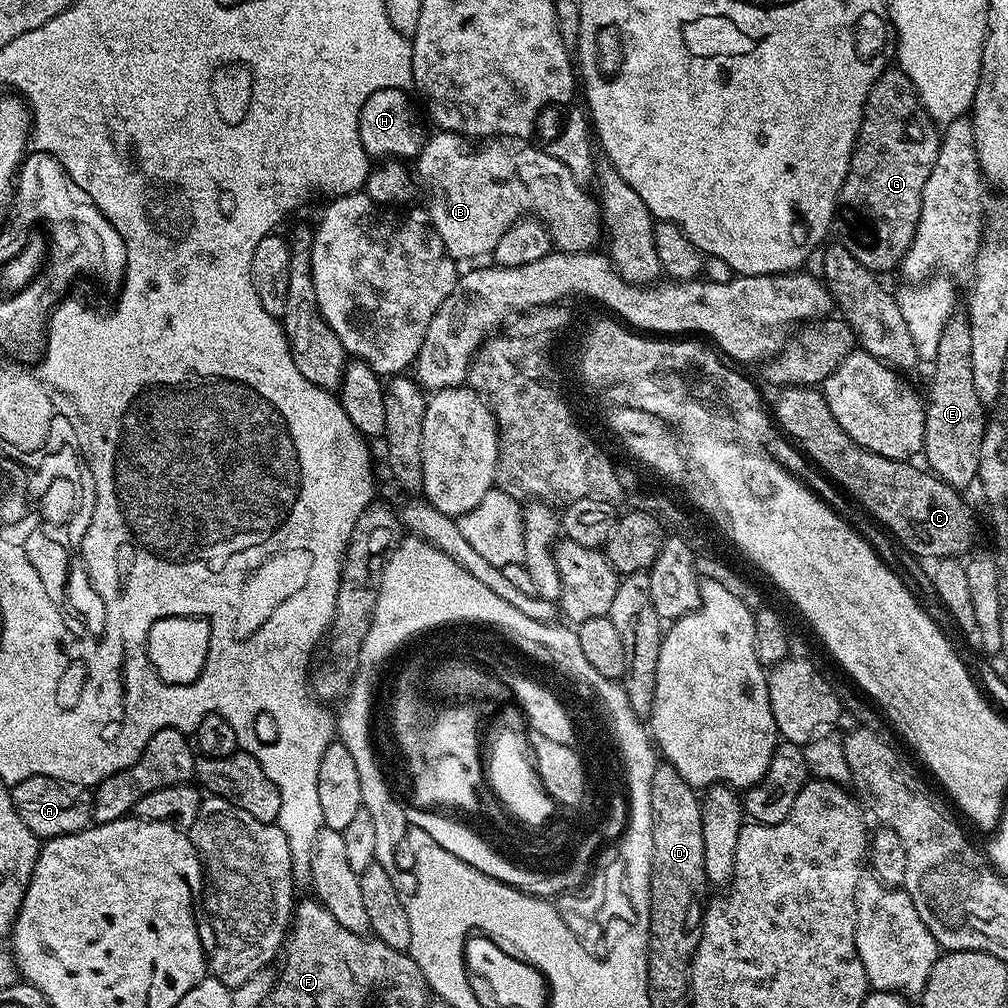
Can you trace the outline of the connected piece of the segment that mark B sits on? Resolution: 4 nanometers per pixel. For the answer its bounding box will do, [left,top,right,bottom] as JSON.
[414,130,602,262]

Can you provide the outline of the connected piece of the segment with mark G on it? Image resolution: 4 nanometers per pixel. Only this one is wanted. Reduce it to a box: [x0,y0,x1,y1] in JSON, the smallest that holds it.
[838,67,941,274]

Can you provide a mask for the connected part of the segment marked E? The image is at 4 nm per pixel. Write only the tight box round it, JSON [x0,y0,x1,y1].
[923,318,986,490]

